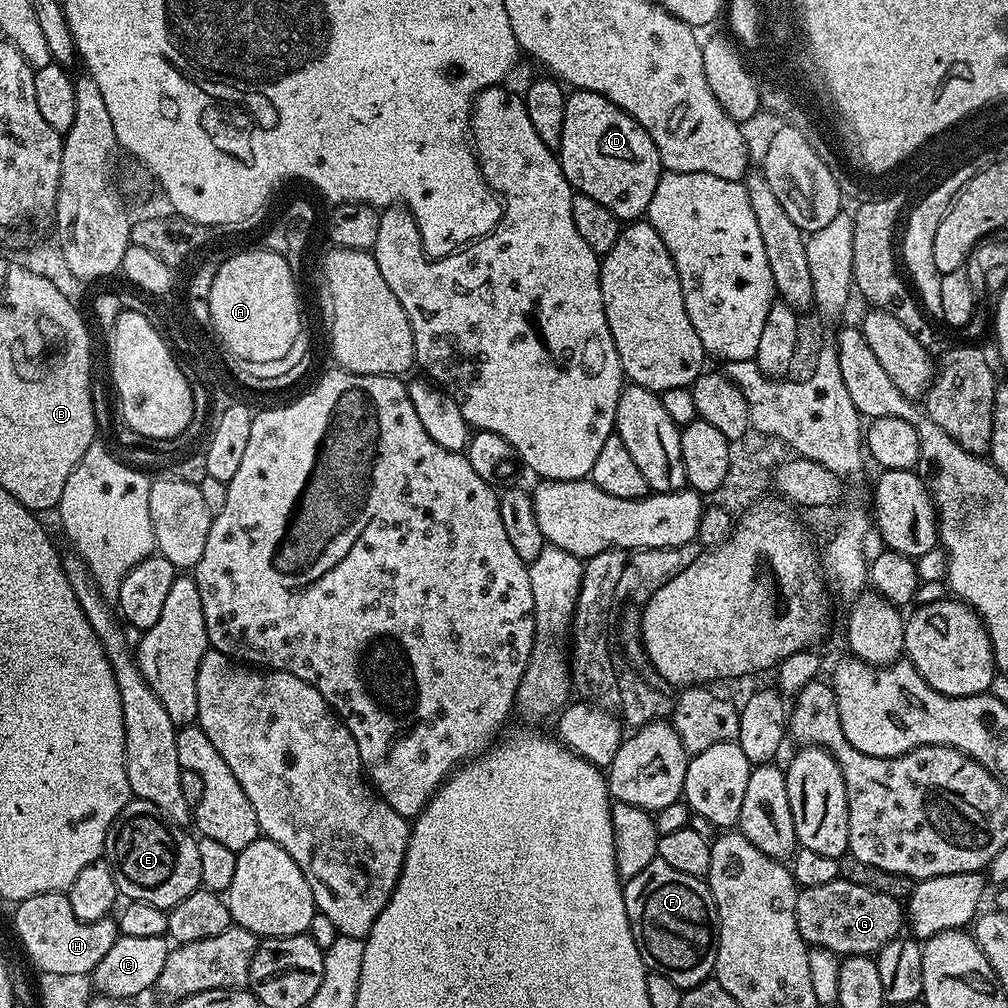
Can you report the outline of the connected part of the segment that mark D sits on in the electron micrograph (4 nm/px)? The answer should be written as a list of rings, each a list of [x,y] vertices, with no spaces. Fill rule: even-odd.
[[[576,90],[568,96],[558,159],[576,192],[602,202],[622,222],[639,221],[647,213],[662,175],[660,155],[650,134],[634,117],[597,92]]]

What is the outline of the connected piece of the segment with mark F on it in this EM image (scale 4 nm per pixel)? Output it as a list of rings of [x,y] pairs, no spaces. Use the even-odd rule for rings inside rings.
[[[657,858],[646,870],[627,880],[623,890],[634,942],[649,973],[665,975],[683,990],[698,986],[713,975],[720,919],[712,892],[701,877],[682,874]]]

